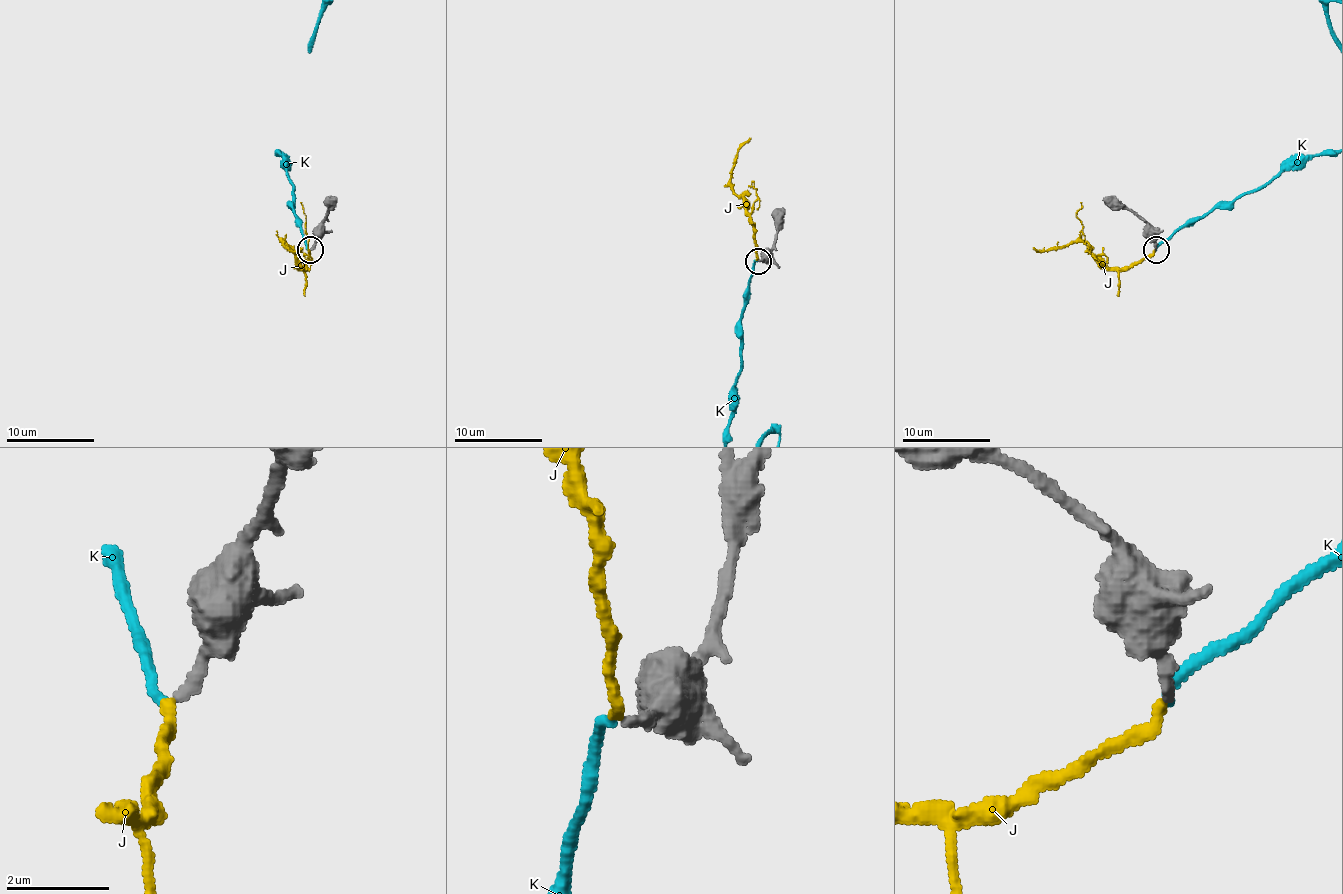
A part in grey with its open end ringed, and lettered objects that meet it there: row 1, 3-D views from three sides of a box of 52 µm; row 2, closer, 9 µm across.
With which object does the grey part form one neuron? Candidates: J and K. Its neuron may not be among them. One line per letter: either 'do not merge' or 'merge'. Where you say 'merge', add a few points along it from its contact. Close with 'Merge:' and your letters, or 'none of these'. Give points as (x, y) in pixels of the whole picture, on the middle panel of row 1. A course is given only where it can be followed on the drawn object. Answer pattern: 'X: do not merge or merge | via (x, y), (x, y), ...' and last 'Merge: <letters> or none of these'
J: do not merge
K: merge
Merge: K

